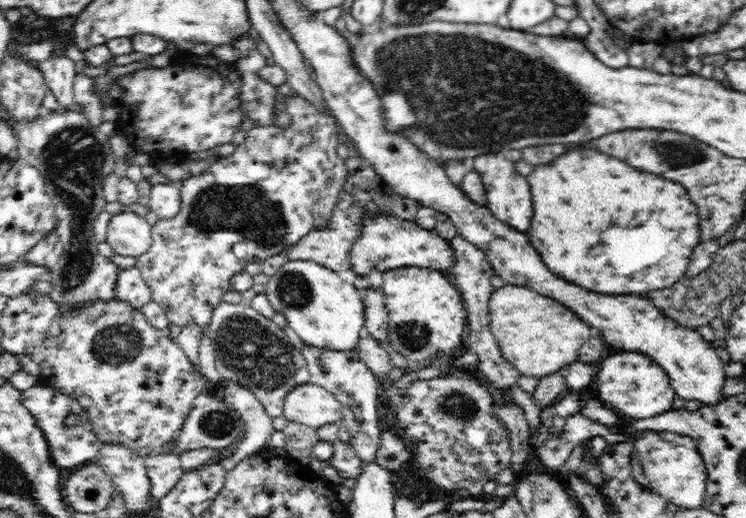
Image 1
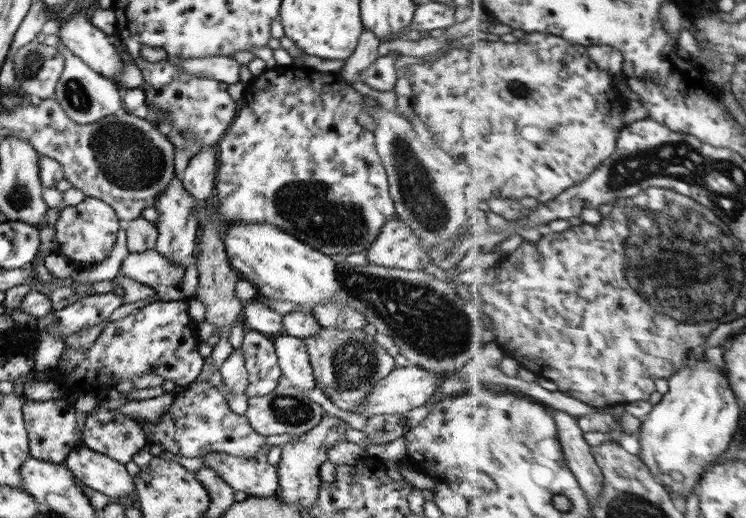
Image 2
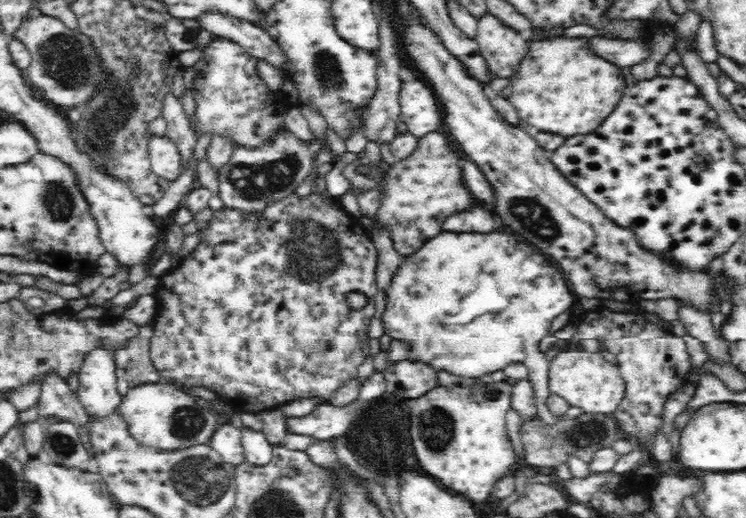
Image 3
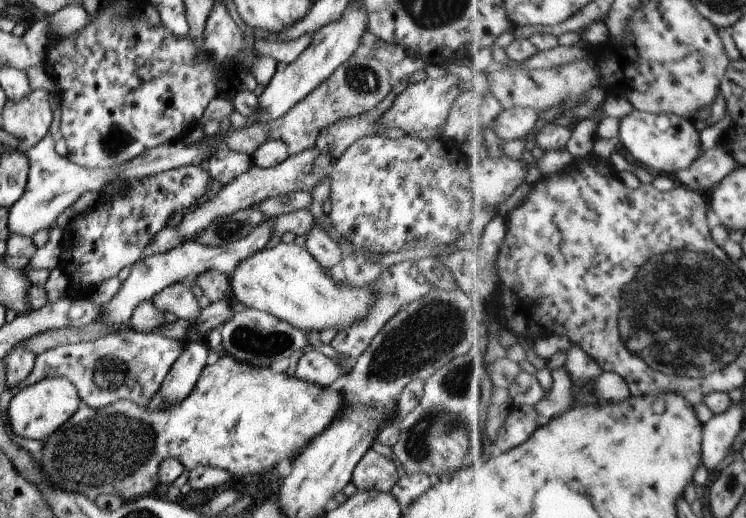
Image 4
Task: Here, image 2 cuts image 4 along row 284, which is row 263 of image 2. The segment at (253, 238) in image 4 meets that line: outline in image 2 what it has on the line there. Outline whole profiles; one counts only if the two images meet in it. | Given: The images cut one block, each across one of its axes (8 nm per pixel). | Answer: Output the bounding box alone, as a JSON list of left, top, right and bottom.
[118,249,185,288]

